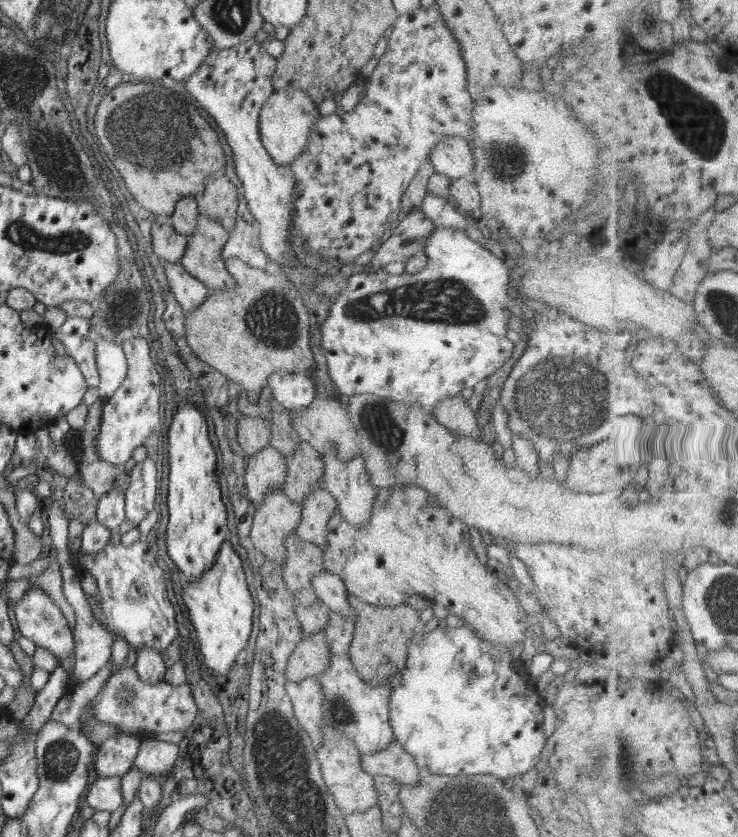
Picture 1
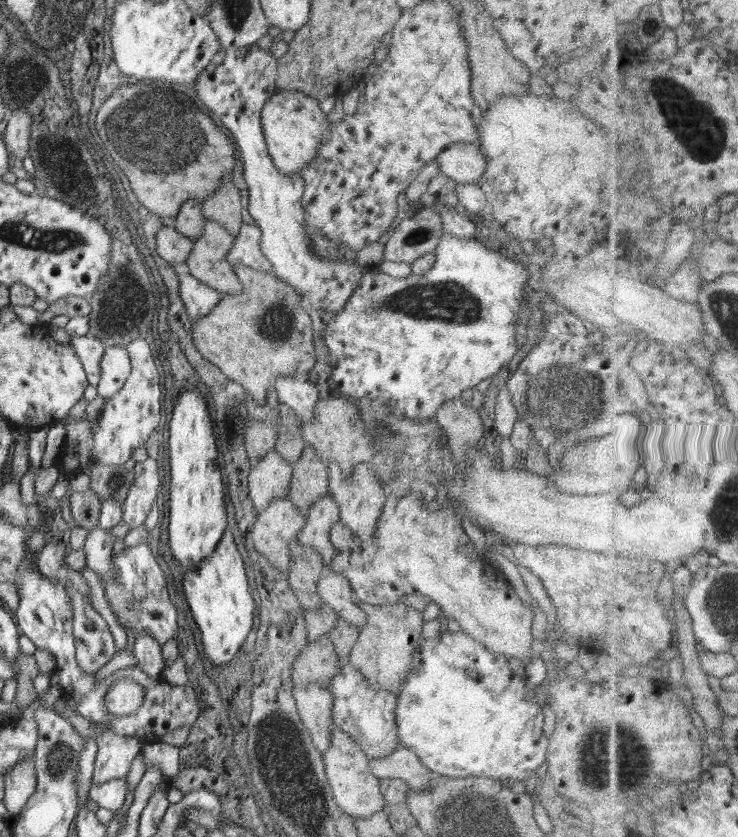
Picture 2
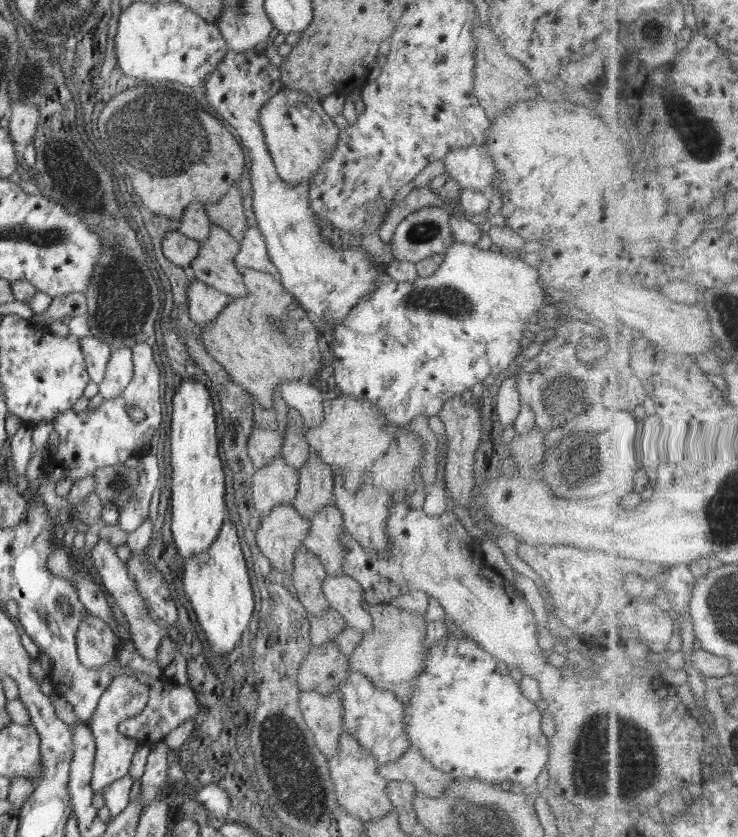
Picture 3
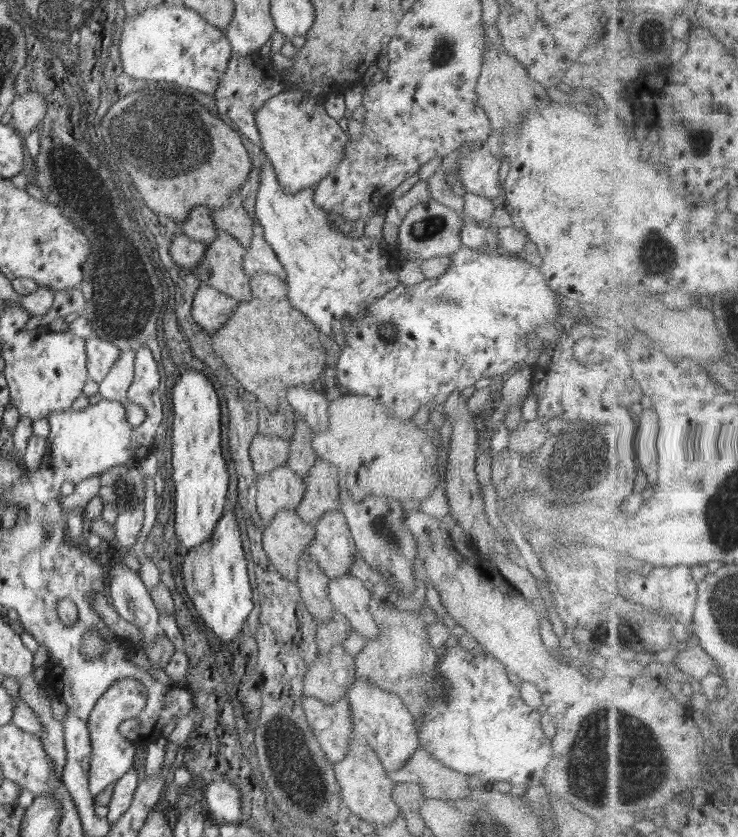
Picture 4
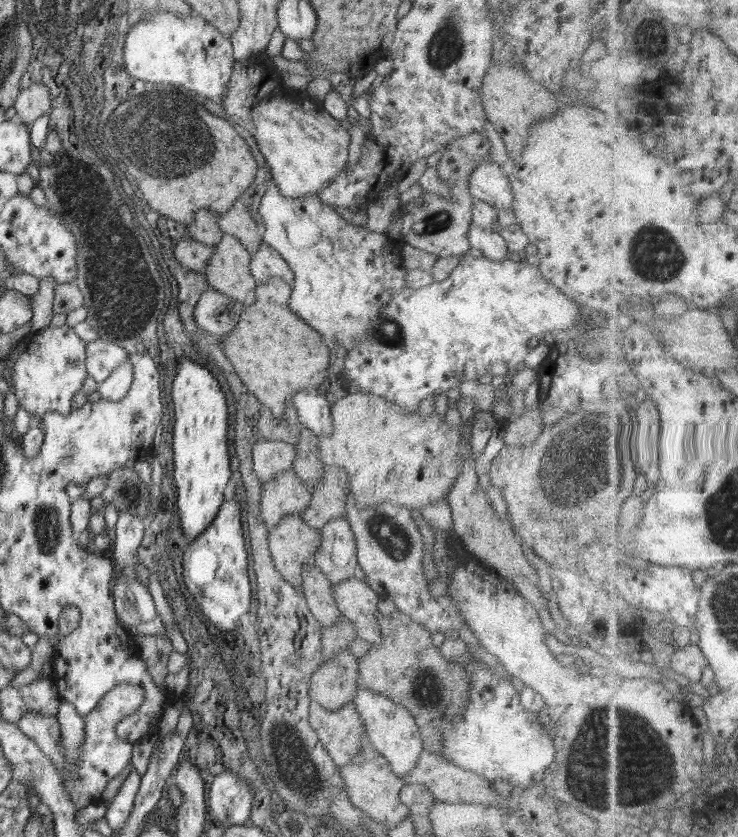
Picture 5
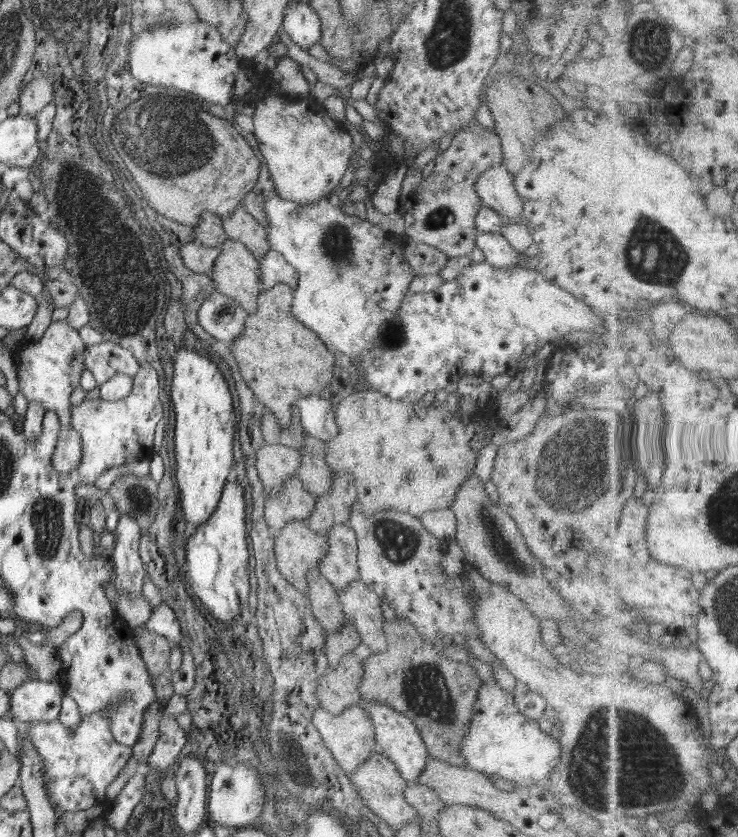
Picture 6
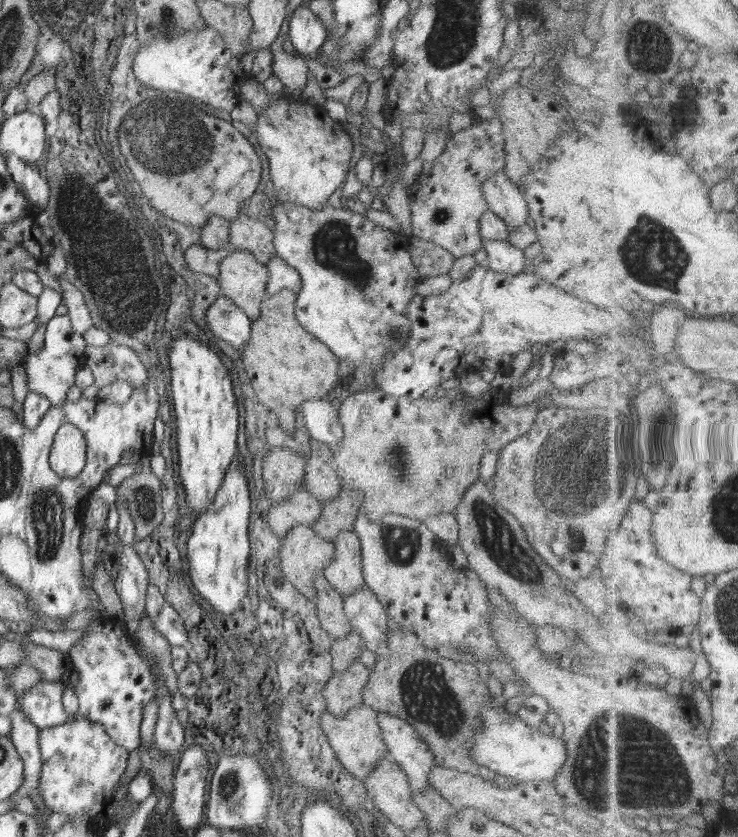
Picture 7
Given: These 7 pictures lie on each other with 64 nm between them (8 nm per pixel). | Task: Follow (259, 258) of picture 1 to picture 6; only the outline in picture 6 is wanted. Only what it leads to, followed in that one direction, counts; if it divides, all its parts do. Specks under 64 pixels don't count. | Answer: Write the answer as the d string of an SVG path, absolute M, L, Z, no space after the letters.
M274 249L263 256L262 260L258 260L261 272L261 288L262 290L270 290L277 284L284 284L295 289L298 284L297 270L288 264L288 261Z

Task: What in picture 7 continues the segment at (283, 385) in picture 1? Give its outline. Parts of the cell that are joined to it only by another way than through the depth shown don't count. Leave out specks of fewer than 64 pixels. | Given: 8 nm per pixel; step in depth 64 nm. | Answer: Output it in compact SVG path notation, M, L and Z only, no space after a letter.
M305 400L300 409L304 426L312 439L332 447L338 445L343 438L343 424L339 421L339 409L330 400Z

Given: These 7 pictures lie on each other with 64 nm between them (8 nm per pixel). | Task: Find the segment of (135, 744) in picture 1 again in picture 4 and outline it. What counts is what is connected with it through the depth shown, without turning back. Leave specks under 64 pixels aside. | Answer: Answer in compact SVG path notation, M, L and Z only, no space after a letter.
M120 678L99 698L87 718L92 745L88 781L90 795L95 797L106 790L108 784L123 778L128 770L134 768L136 745L119 733L120 724L125 724L142 712L147 703L147 688L134 678Z

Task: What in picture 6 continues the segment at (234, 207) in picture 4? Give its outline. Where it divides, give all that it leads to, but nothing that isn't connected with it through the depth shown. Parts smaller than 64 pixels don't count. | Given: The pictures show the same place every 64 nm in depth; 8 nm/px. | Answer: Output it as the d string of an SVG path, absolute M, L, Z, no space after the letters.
M242 204L237 205L230 216L223 218L223 229L227 238L244 243L257 260L262 260L271 248L267 239L268 230L247 213Z

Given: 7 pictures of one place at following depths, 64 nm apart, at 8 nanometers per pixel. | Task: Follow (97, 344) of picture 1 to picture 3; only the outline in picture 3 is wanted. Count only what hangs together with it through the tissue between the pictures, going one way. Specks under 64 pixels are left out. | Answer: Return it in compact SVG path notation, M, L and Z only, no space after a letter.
M111 350L104 379L99 383L100 396L105 399L116 398L124 393L133 376L133 352L126 350Z

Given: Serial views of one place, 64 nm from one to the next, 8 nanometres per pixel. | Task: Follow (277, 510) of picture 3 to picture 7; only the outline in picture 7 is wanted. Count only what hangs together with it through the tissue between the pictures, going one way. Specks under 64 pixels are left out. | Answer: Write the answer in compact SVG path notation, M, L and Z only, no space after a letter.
M299 524L288 531L281 539L280 549L281 570L284 578L294 585L302 594L316 600L315 576L333 561L335 555L335 544L324 540L311 527Z

